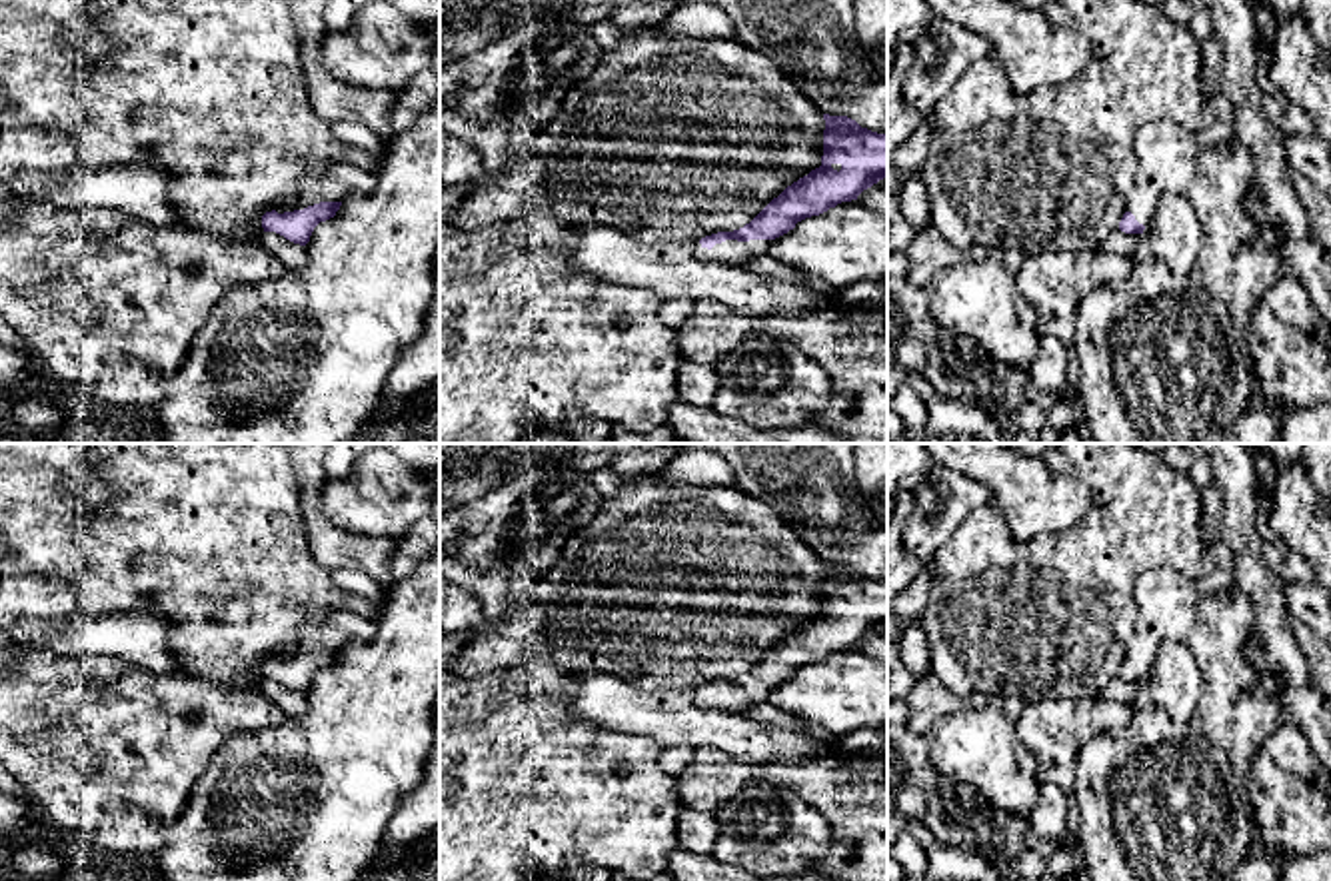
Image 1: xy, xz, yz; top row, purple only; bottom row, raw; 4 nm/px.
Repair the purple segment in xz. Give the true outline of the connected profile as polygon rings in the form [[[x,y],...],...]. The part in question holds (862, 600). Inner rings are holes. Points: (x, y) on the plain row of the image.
[[[823,561],[823,567],[821,613],[787,633],[743,675],[695,689],[699,705],[745,713],[797,669],[857,647],[887,623],[887,579],[871,579],[847,563]]]

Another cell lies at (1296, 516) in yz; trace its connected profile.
[[[1303,459],[1275,463],[1277,477],[1265,489],[1271,501],[1269,525],[1307,559],[1331,601],[1331,509],[1321,511],[1321,495],[1311,485]]]

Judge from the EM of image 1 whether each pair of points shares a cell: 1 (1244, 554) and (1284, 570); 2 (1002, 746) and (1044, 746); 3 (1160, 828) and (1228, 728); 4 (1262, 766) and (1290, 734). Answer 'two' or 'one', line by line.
1: two
2: two
3: two
4: two

